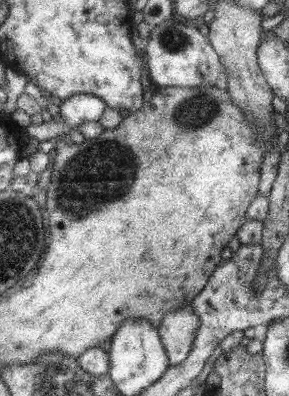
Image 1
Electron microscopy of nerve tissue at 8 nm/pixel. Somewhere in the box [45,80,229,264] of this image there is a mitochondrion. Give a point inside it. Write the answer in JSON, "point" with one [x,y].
{"point":[103,171]}

